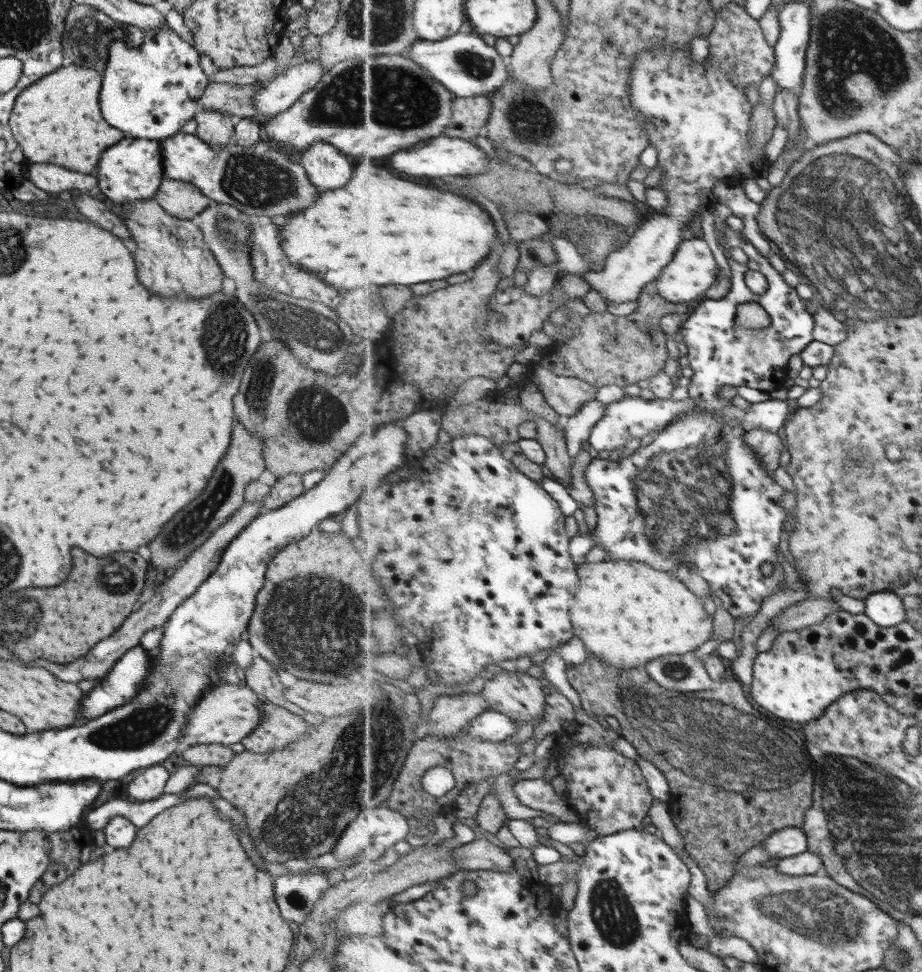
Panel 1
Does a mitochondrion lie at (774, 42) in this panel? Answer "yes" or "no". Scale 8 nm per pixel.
no

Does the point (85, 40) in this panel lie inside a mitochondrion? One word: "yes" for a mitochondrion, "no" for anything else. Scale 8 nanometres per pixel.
yes

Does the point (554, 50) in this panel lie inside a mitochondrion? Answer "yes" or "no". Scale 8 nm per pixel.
no

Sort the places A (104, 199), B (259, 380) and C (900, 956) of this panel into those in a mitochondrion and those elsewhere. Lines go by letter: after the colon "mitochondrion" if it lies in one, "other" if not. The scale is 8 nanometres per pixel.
A: other
B: mitochondrion
C: mitochondrion

